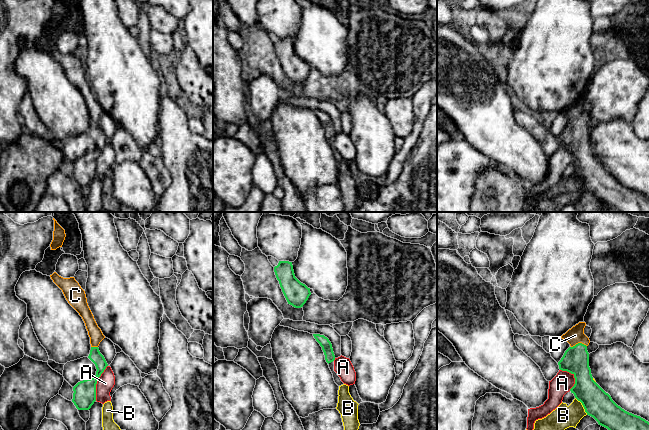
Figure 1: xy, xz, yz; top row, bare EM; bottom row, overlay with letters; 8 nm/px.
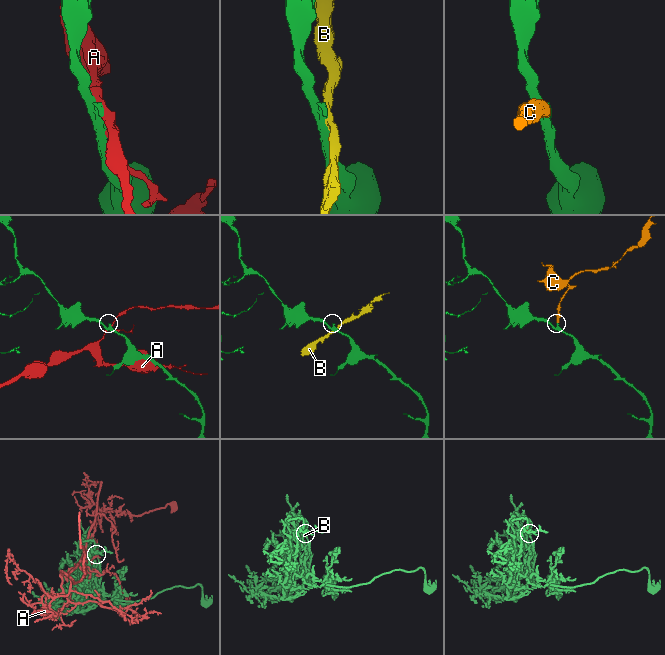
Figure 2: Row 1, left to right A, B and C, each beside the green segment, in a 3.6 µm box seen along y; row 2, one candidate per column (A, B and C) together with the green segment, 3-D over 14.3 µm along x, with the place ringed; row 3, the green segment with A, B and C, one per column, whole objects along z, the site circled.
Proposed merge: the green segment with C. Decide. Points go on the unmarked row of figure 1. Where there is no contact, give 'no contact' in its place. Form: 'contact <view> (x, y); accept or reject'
contact yz (578, 119); accept

